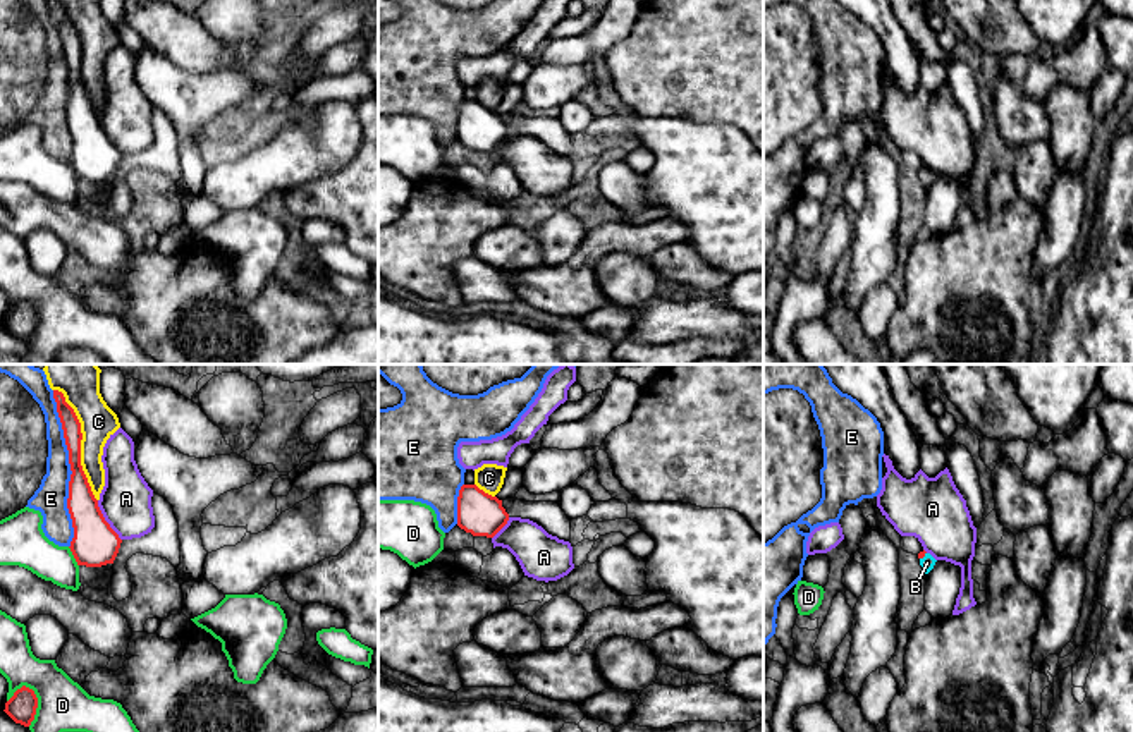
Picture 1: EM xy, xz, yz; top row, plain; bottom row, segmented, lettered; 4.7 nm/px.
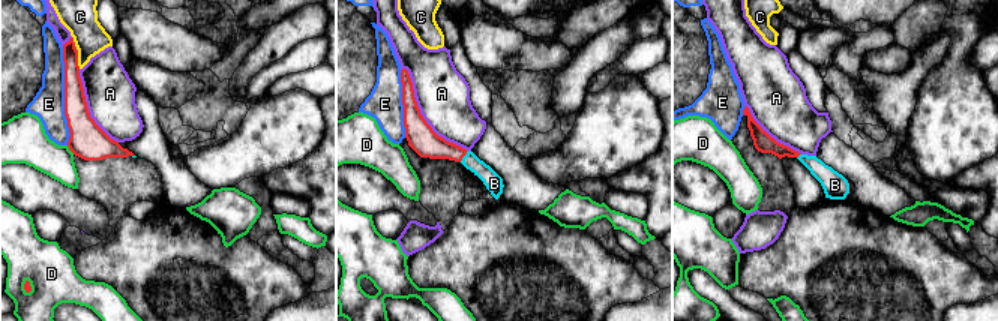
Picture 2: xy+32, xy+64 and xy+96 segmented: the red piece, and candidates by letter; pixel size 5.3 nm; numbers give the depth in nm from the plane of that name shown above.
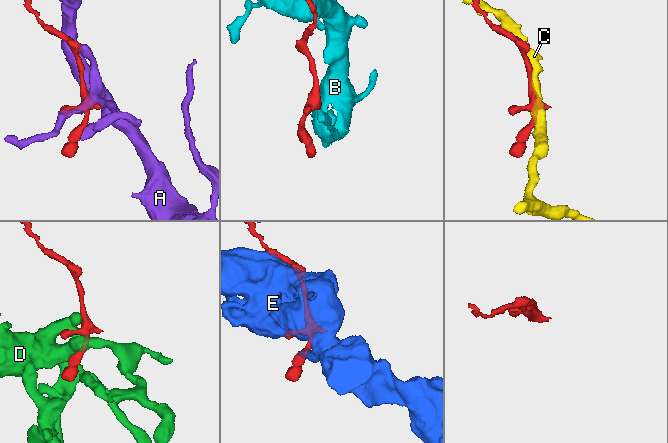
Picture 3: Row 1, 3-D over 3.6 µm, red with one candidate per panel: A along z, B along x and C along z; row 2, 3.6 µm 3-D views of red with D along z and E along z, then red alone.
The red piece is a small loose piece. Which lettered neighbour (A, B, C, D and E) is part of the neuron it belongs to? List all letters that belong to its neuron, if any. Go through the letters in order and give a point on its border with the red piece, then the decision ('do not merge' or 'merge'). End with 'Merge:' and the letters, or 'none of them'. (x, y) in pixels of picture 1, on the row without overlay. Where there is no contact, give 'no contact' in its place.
A: meets red in xy at (105, 136); do not merge
B: meets red in yz at (924, 170); merge
C: meets red in xy at (79, 59); do not merge
D: meets red in xy at (36, 318); do not merge
E: meets red in xy at (71, 85); do not merge
Merge: B

